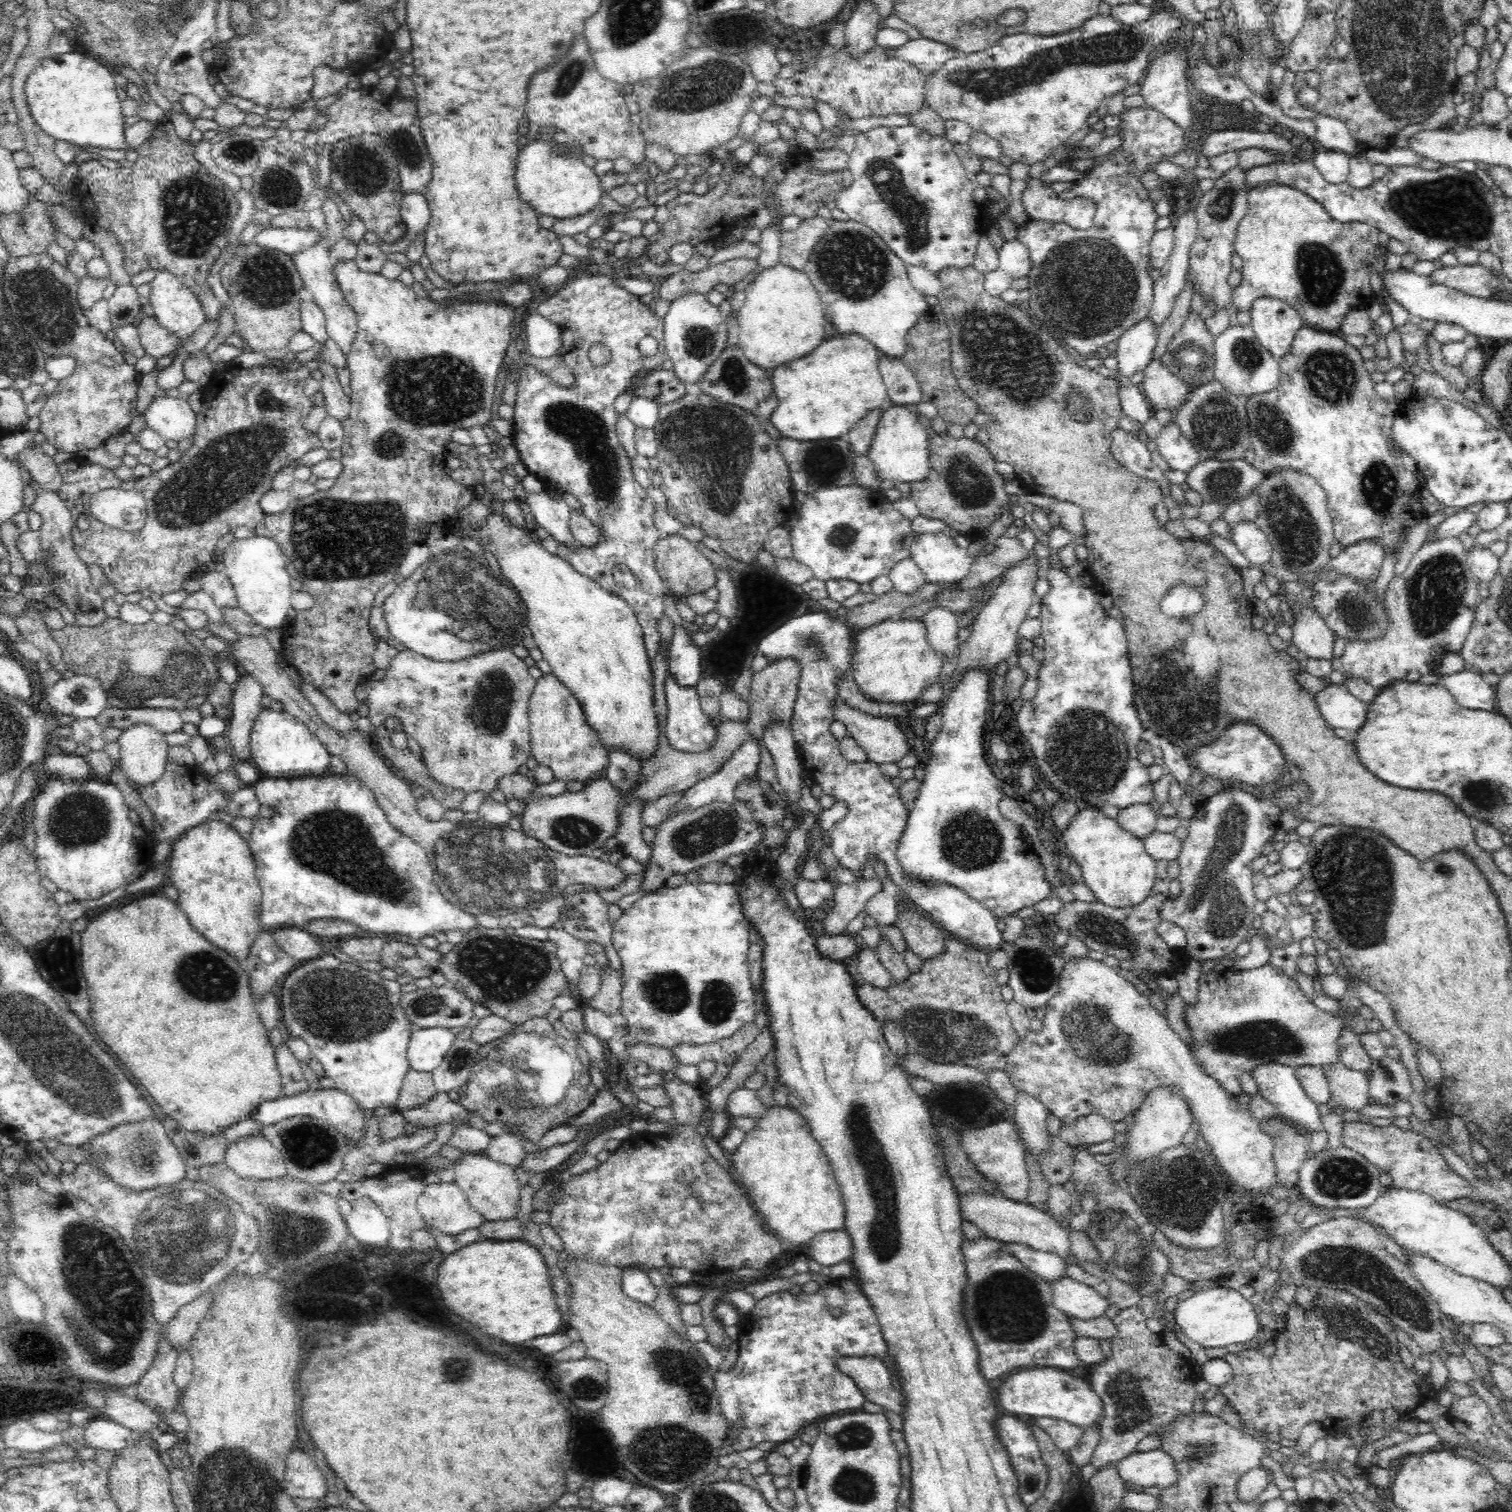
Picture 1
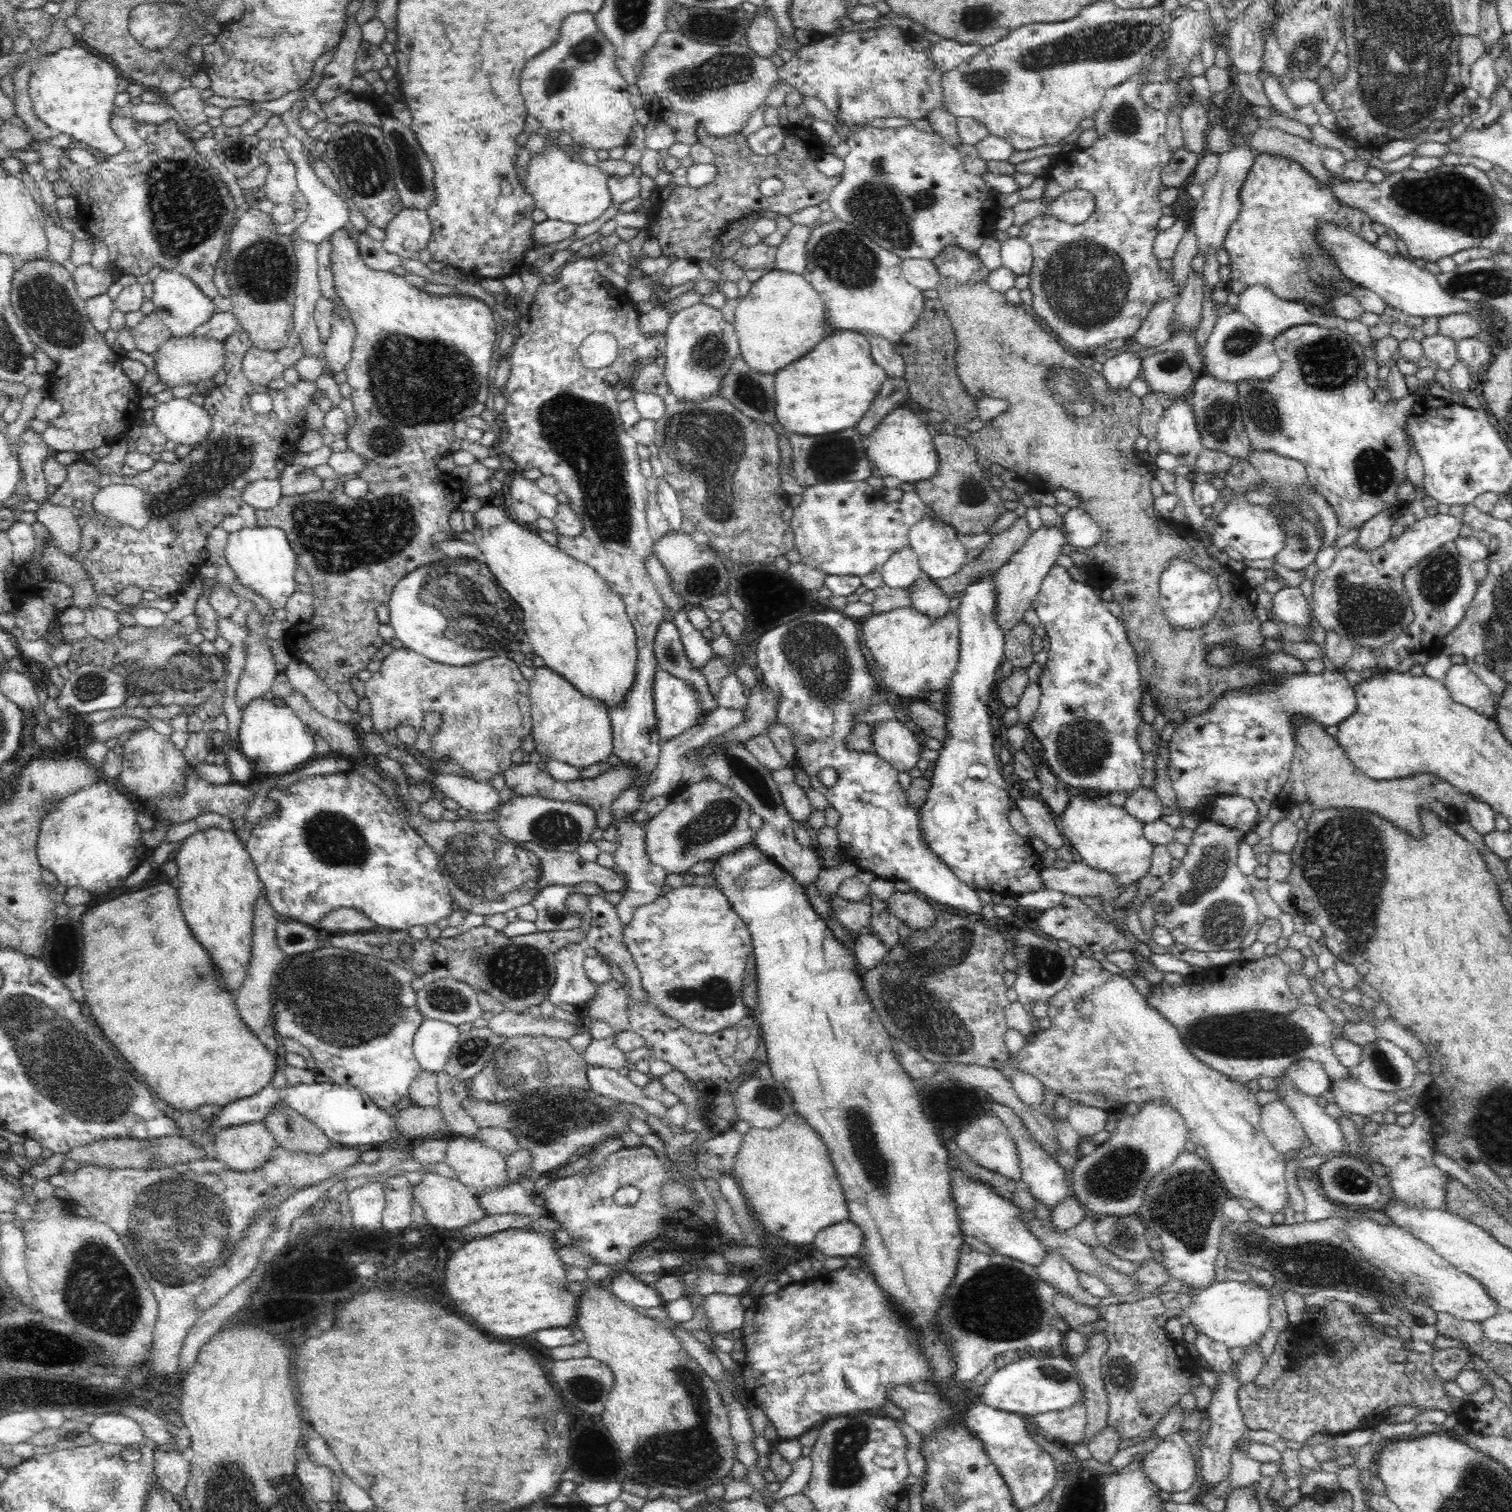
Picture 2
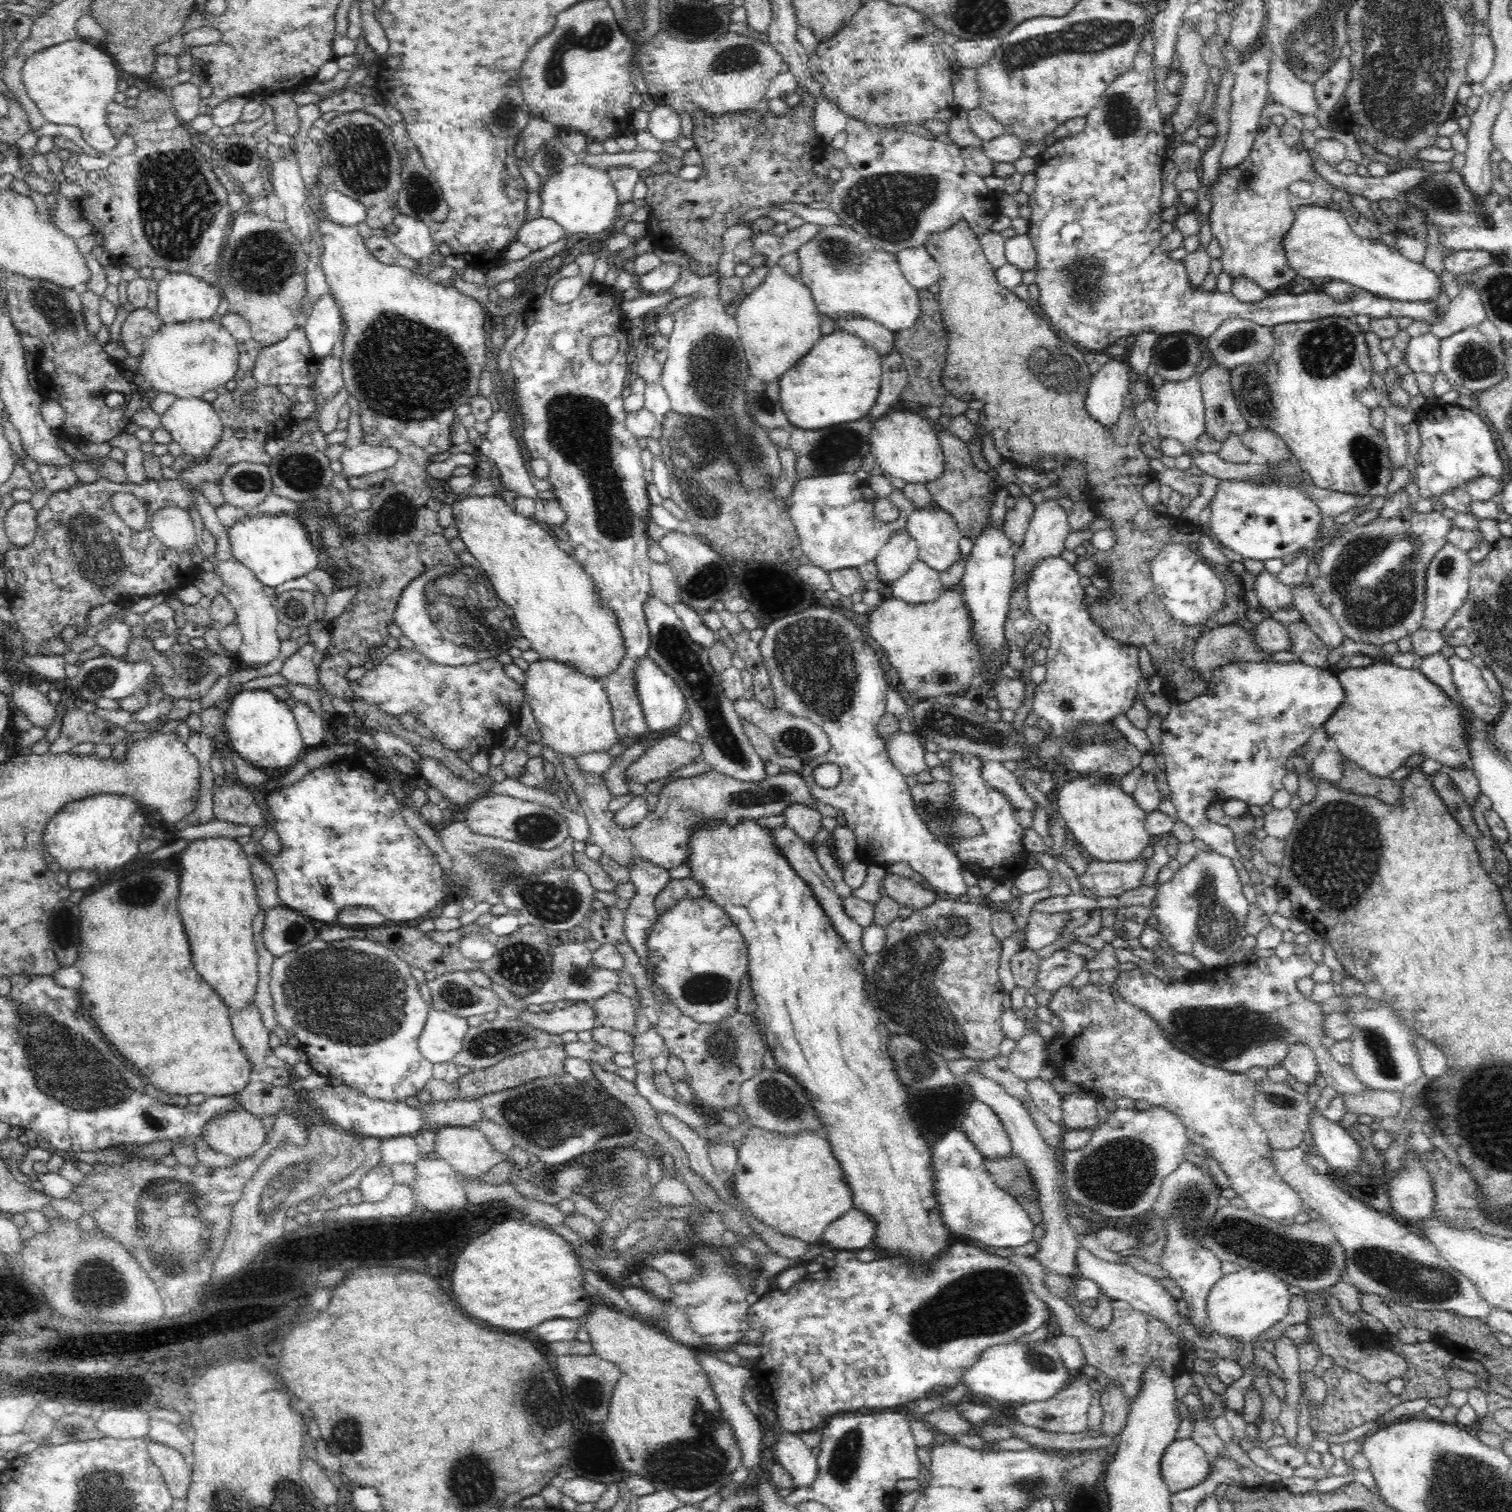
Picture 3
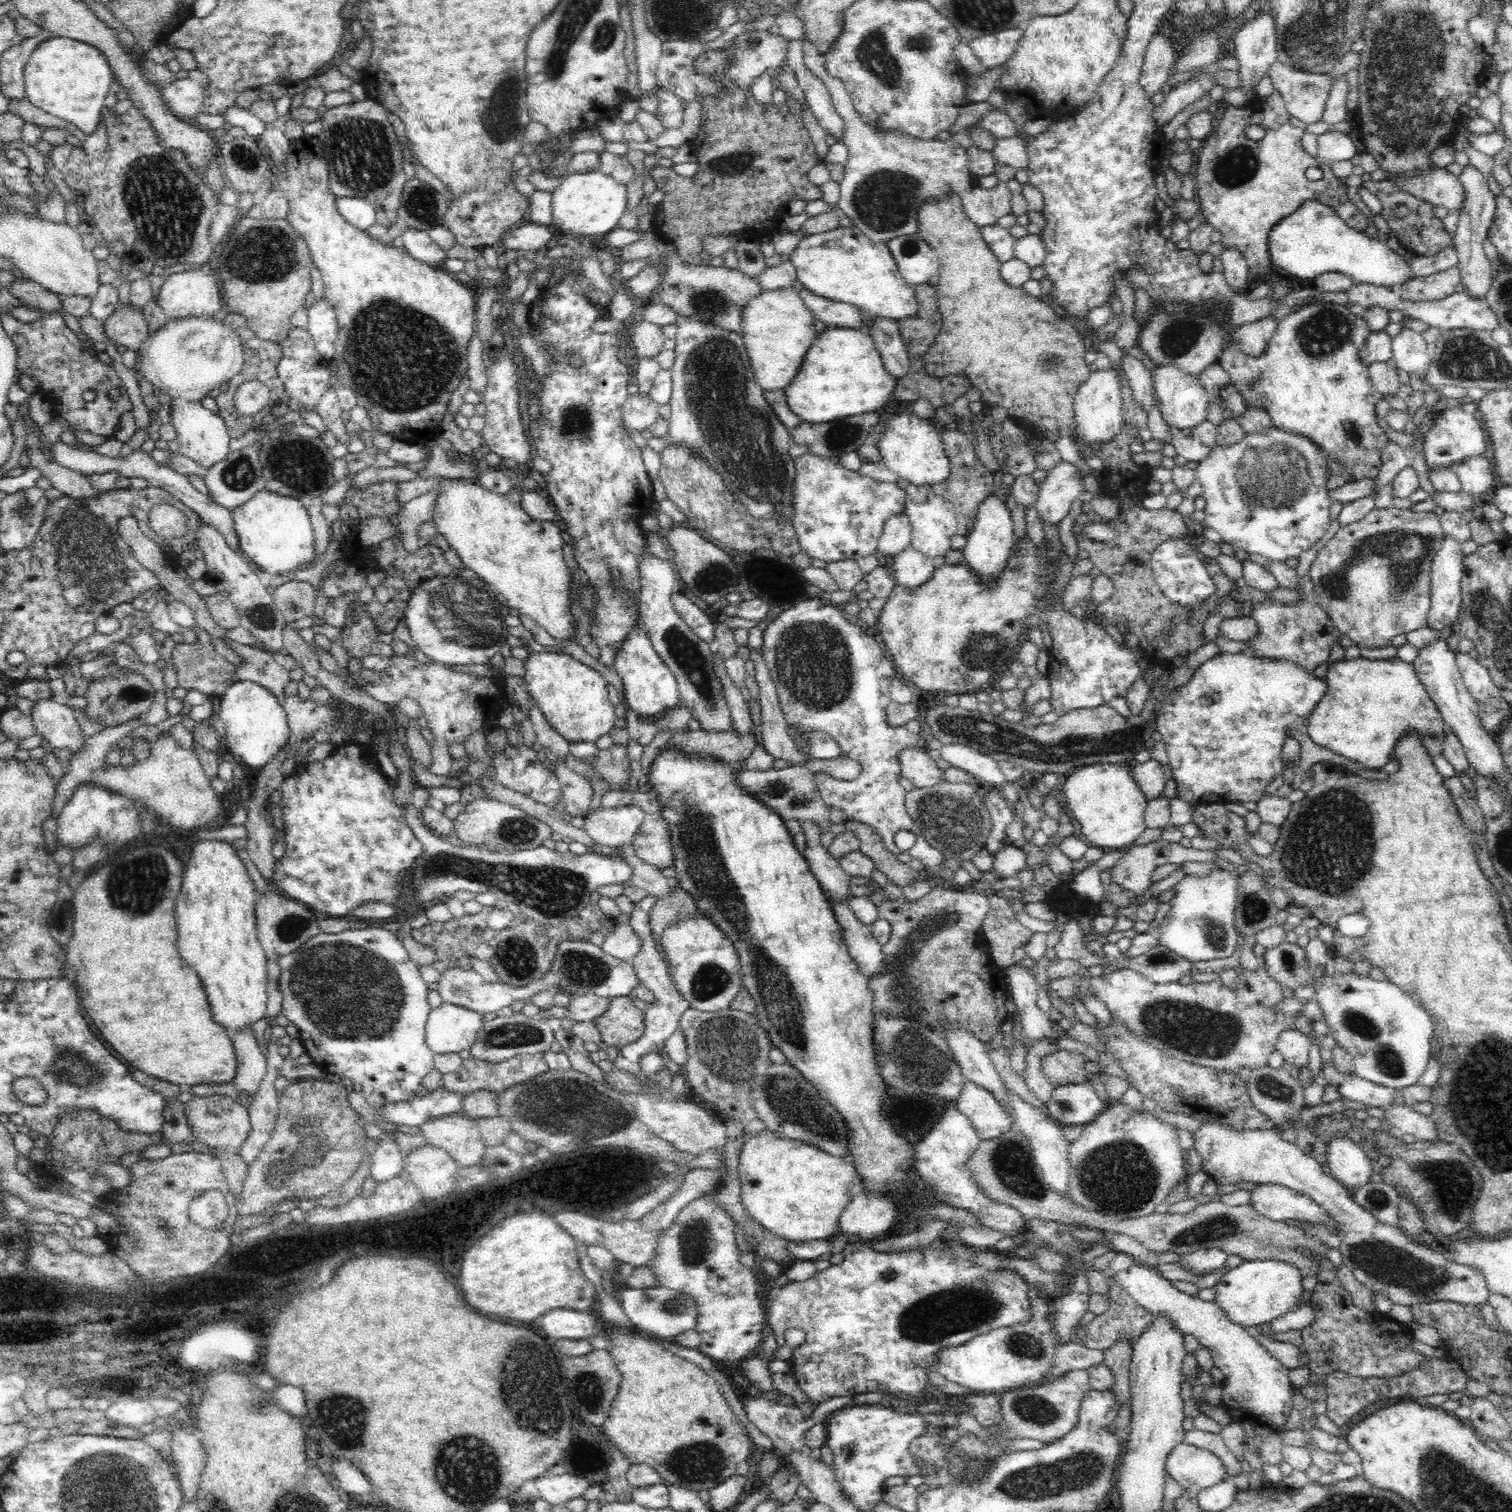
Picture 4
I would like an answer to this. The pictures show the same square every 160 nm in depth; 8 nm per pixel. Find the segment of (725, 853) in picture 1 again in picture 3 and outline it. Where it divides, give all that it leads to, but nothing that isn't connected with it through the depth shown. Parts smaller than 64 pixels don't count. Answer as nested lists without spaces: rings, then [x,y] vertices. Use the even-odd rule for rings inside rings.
[[[712,770],[670,781],[657,796],[656,808],[630,828],[630,840],[637,856],[666,869],[687,862],[690,837],[702,823],[722,821],[733,827],[744,819],[758,820],[764,816],[782,815],[792,804],[803,804],[816,809],[816,798],[812,795],[812,789],[808,788],[801,773],[794,771],[778,773],[754,783],[734,779]]]

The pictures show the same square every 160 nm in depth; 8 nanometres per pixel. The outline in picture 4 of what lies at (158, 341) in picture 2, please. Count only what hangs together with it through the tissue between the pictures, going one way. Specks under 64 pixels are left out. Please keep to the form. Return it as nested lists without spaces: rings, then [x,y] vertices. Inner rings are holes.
[[[134,306],[117,308],[111,316],[102,321],[104,334],[115,342],[124,345],[130,350],[138,351],[140,345],[151,334],[144,319],[142,309]]]

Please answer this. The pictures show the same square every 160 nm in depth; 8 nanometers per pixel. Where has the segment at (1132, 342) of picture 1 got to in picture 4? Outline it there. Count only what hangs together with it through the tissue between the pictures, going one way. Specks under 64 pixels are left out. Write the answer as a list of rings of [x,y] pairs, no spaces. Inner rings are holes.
[[[1114,367],[1106,370],[1094,371],[1076,391],[1074,399],[1075,432],[1078,438],[1074,444],[1078,446],[1080,457],[1086,460],[1093,458],[1096,444],[1106,444],[1116,436],[1124,426],[1122,419],[1122,391],[1120,391],[1120,379]]]

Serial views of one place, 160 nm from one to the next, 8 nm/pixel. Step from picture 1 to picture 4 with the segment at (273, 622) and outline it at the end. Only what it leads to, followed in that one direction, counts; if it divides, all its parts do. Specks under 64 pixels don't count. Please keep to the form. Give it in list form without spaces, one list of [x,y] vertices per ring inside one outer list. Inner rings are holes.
[[[260,490],[252,500],[232,512],[240,549],[262,571],[284,574],[314,558],[315,539],[306,499]]]

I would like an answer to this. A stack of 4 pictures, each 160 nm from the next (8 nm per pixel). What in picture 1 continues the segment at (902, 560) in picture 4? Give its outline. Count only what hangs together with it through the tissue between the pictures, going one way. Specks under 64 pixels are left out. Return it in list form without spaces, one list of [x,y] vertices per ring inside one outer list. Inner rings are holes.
[[[930,608],[923,616],[926,625],[928,643],[932,649],[942,653],[944,662],[952,658],[958,646],[958,637],[962,635],[956,623],[956,615],[948,608]]]

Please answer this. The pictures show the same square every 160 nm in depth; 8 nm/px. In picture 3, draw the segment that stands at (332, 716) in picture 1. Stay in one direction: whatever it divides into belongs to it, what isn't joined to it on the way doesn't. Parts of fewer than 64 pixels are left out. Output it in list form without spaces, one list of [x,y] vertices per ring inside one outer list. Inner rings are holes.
[[[313,643],[304,644],[296,653],[287,658],[282,665],[280,674],[290,683],[298,683],[317,690],[319,683],[317,666],[312,663],[316,648]]]

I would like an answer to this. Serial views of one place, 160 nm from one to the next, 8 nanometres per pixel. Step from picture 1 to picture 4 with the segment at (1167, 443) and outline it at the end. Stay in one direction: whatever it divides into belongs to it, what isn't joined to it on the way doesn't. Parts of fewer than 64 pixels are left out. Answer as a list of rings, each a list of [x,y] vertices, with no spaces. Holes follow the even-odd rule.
[[[1174,364],[1156,365],[1151,370],[1153,374],[1153,385],[1155,388],[1155,399],[1160,403],[1160,410],[1164,422],[1174,425],[1178,429],[1192,428],[1207,418],[1208,393],[1200,383],[1199,375],[1184,372]]]

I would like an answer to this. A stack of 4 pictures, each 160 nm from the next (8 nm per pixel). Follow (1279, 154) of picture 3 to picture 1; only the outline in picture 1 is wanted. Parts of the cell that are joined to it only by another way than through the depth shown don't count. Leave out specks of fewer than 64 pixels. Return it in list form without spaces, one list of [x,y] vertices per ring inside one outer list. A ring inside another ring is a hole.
[[[1270,183],[1258,185],[1247,196],[1248,210],[1237,228],[1233,244],[1234,253],[1238,253],[1244,262],[1242,280],[1233,288],[1232,302],[1238,310],[1249,311],[1253,300],[1270,296],[1283,300],[1300,313],[1304,325],[1315,327],[1318,331],[1339,333],[1344,315],[1352,307],[1366,308],[1375,300],[1370,287],[1370,265],[1375,262],[1378,249],[1376,227],[1364,222],[1338,222],[1322,204],[1292,185]]]

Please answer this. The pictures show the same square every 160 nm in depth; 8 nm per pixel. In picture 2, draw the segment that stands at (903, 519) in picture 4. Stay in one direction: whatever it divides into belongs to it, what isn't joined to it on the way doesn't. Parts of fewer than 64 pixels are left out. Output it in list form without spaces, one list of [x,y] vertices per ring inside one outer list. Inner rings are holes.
[[[908,544],[890,558],[880,568],[884,585],[894,589],[909,589],[924,573],[919,565],[918,554]]]

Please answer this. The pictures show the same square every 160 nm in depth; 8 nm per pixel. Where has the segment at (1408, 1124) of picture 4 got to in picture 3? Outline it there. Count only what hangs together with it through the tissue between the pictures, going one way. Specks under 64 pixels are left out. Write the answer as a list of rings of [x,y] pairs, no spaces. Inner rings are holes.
[[[1366,1090],[1364,1093],[1340,1095],[1347,1112],[1368,1114],[1381,1120],[1385,1116],[1396,1117],[1402,1108],[1401,1092]]]

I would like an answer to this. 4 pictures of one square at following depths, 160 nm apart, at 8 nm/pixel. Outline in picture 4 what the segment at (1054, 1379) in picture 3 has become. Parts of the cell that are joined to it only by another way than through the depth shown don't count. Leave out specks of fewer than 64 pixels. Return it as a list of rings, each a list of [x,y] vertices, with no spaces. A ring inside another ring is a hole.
[[[1029,1284],[1027,1292],[1030,1295],[1030,1312],[1031,1319],[1025,1323],[1016,1323],[1009,1327],[998,1327],[988,1332],[973,1336],[970,1340],[962,1344],[950,1345],[944,1347],[937,1354],[937,1370],[944,1378],[950,1382],[957,1382],[974,1392],[982,1392],[984,1394],[993,1394],[998,1396],[1000,1393],[1011,1391],[1015,1388],[1023,1386],[1036,1385],[1049,1380],[1047,1372],[1049,1371],[1052,1357],[1057,1347],[1057,1339],[1054,1335],[1054,1323],[1051,1319],[1052,1309],[1049,1299],[1042,1299],[1038,1294],[1038,1290],[1034,1285]]]

